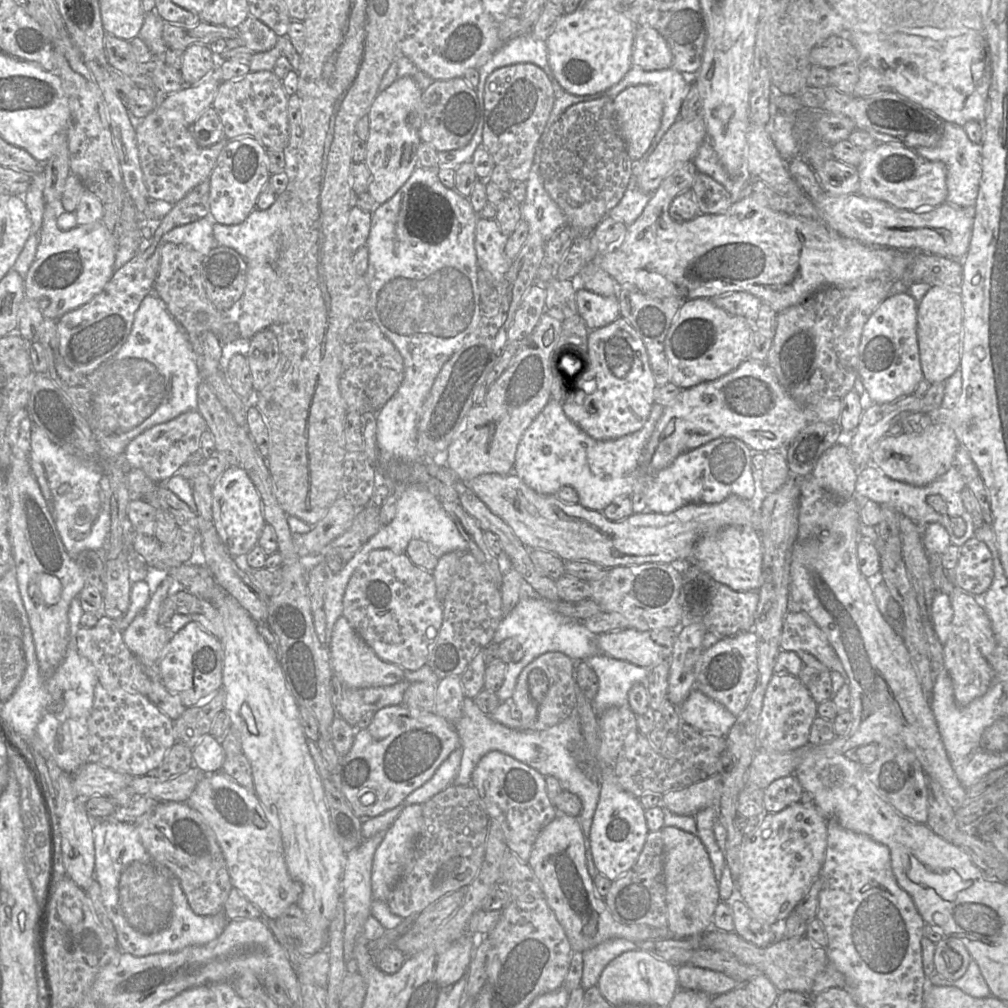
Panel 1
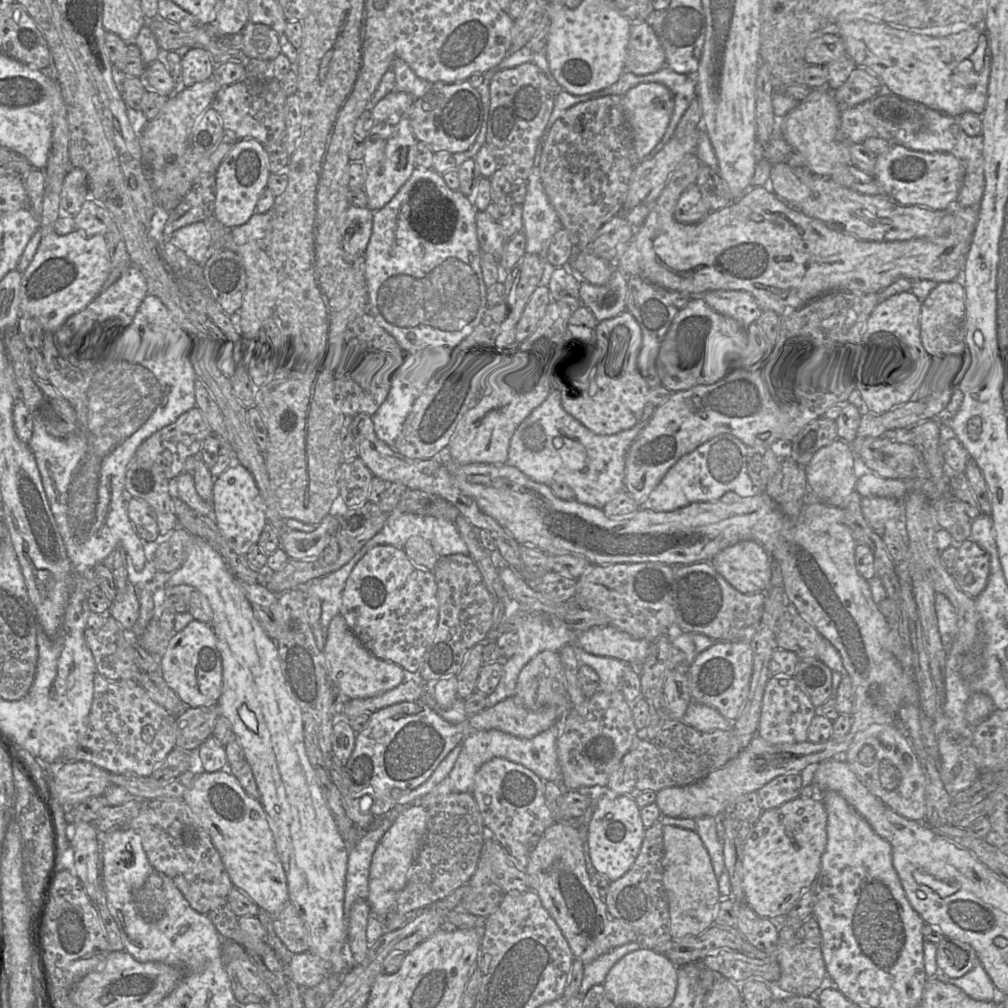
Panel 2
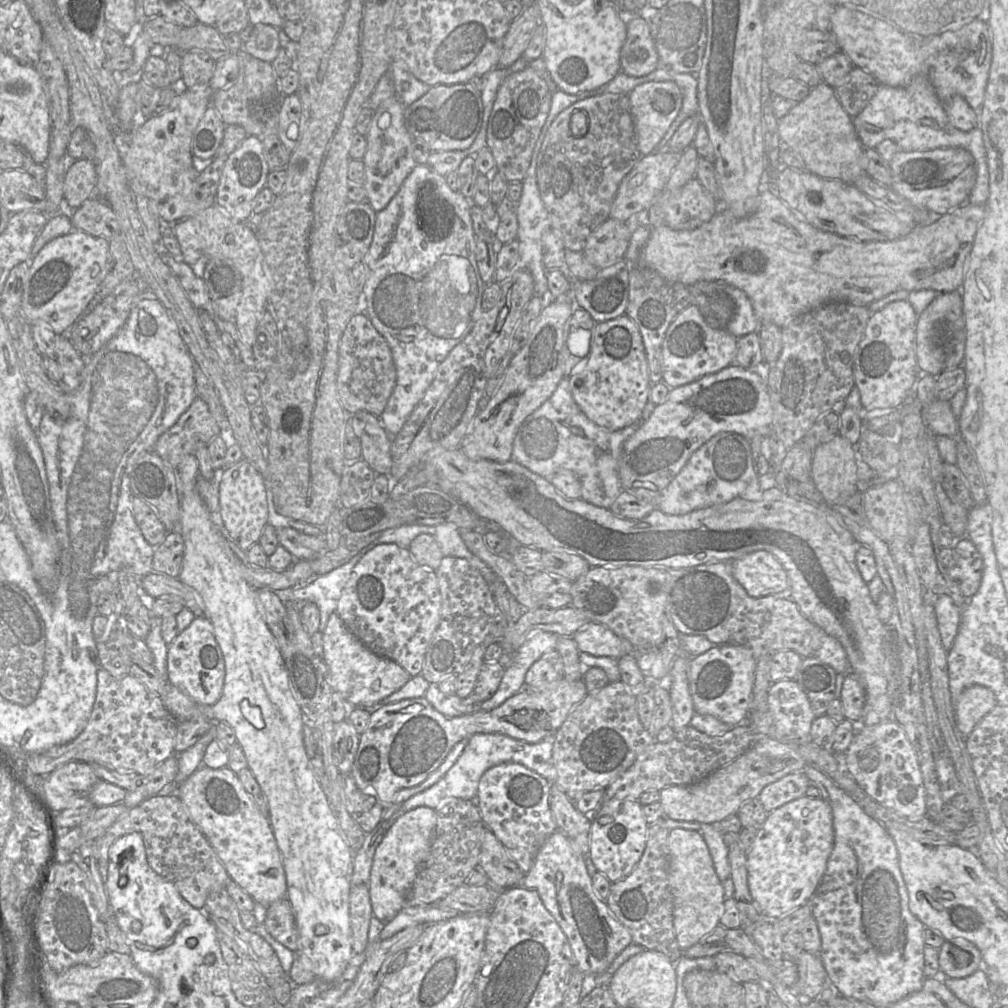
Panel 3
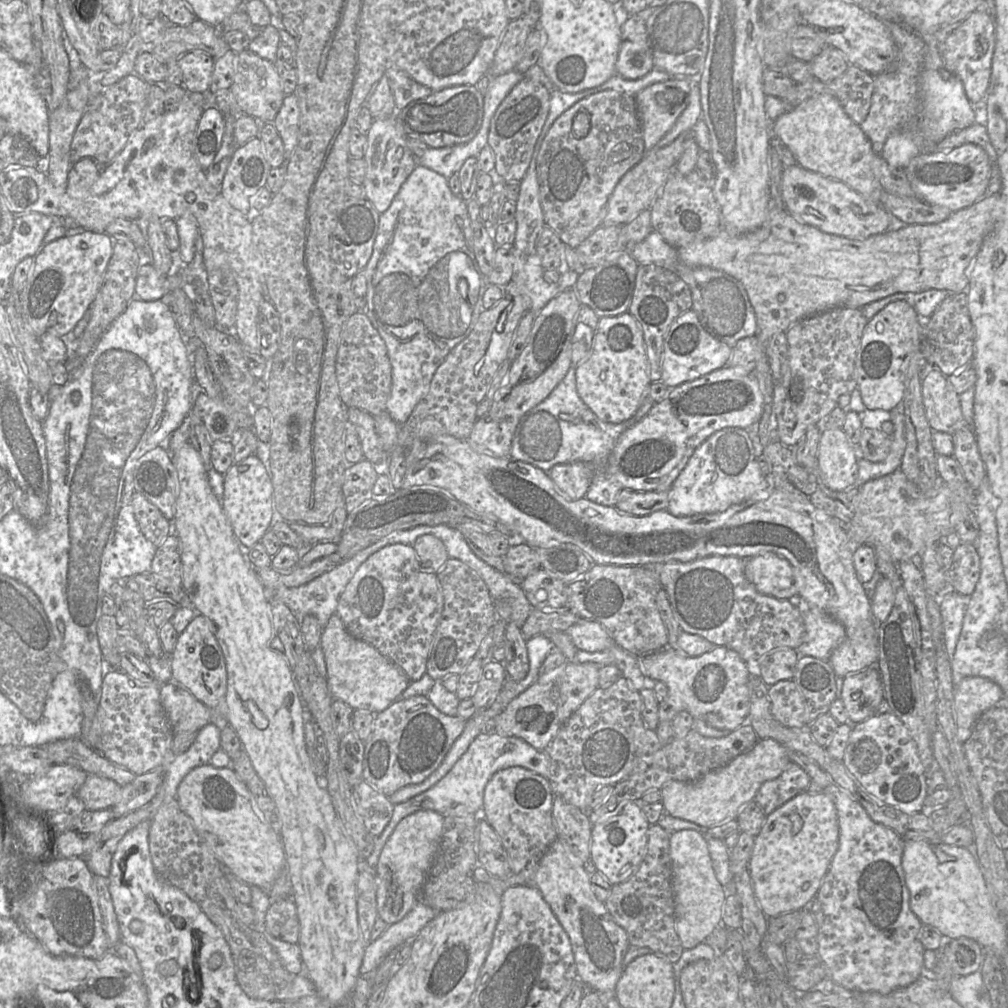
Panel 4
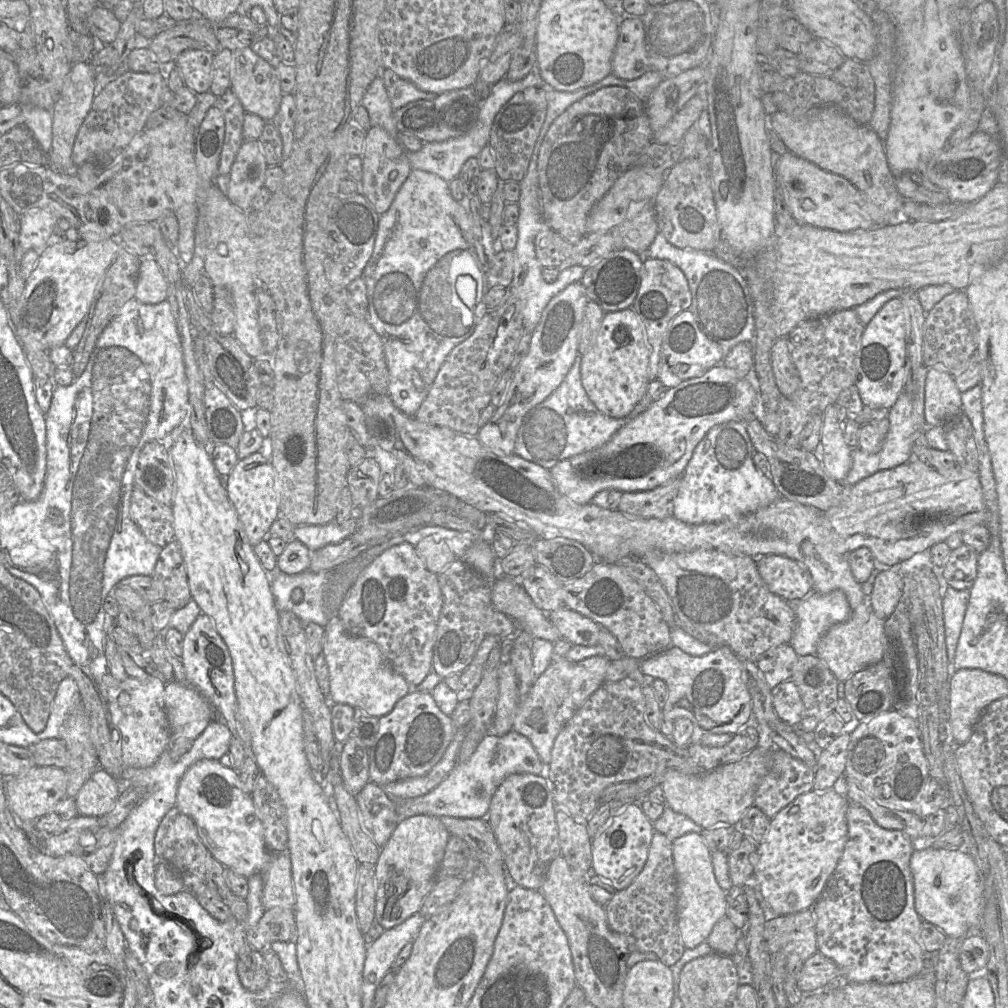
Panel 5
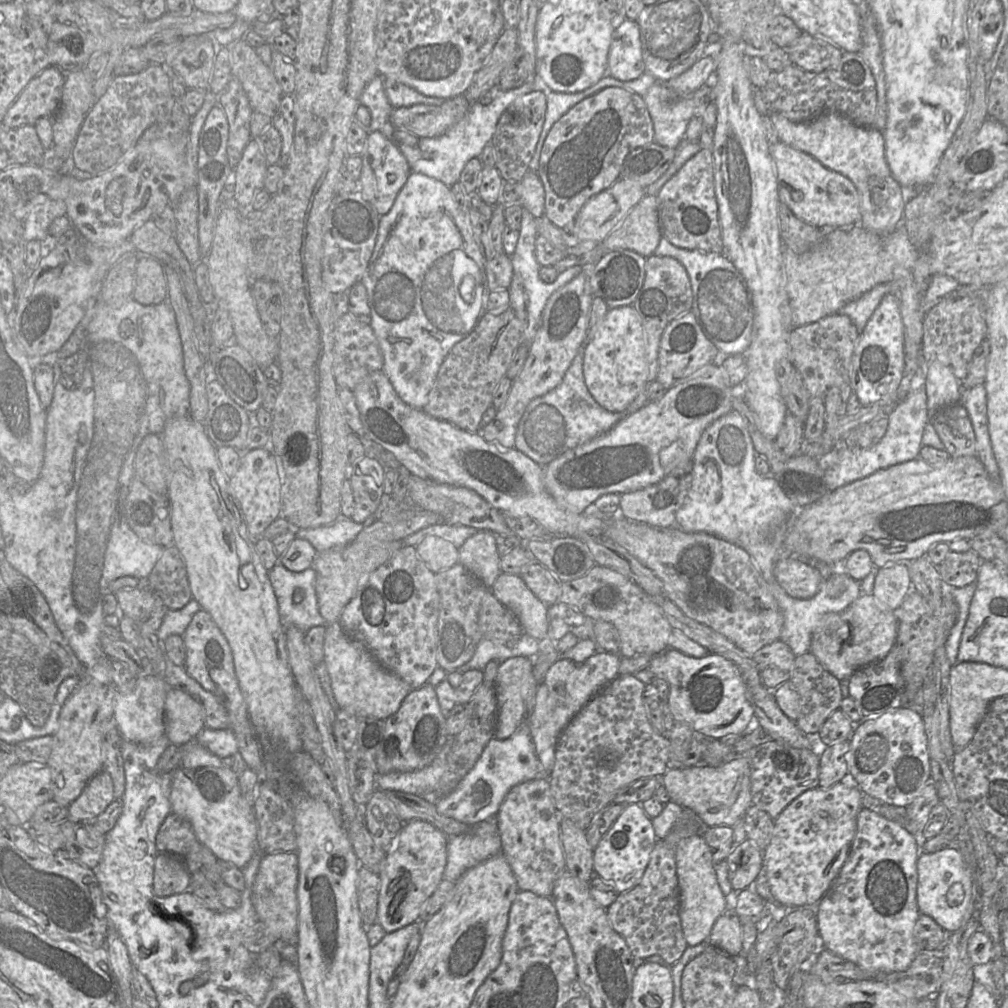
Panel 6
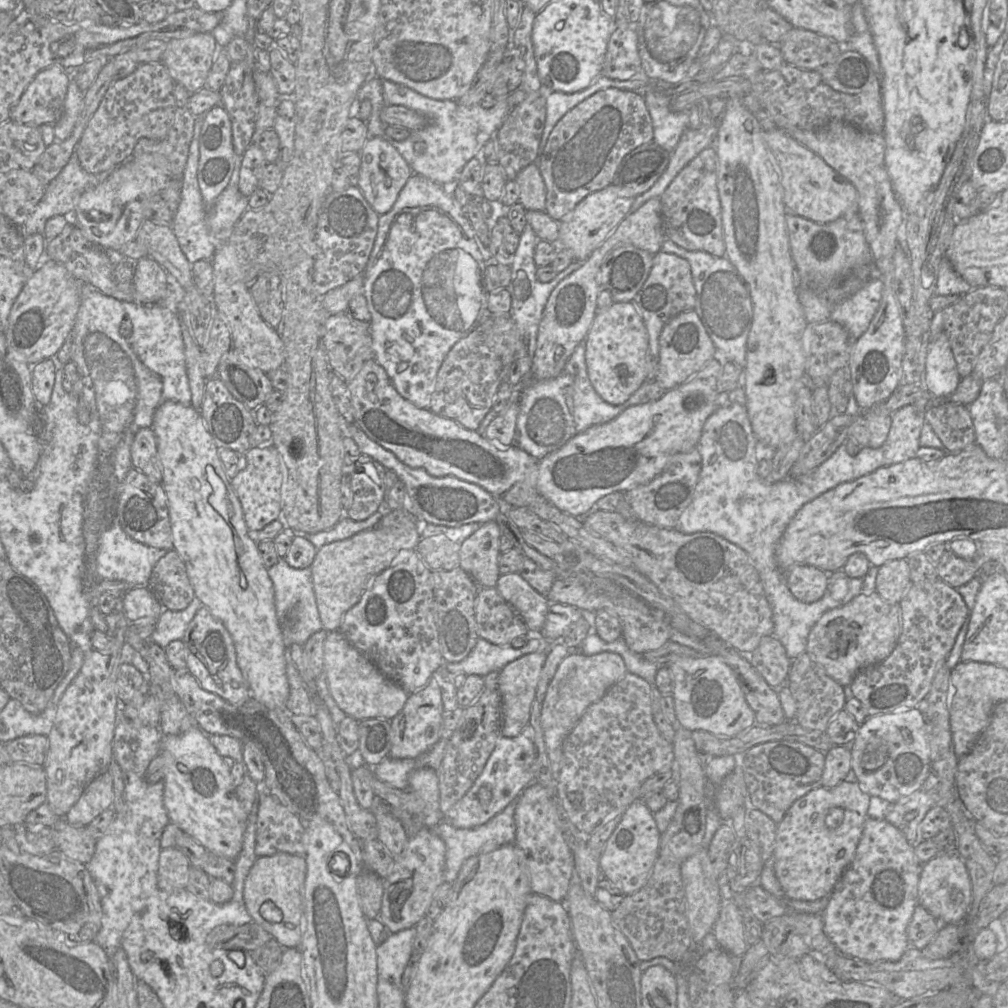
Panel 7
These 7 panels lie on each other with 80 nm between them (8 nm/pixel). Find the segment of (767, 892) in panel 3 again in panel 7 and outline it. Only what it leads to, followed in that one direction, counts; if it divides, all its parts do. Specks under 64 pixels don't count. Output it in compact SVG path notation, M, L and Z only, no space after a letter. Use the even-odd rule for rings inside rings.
M845 780L831 788L820 786L794 801L784 818L777 824L773 852L776 877L789 898L815 901L830 896L853 860L868 818L869 803L870 795L863 792L857 782Z

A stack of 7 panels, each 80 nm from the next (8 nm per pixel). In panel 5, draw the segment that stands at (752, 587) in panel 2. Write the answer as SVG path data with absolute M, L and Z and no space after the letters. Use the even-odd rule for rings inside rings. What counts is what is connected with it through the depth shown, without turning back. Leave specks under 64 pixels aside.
M764 555L756 560L768 589L785 601L800 601L813 592L811 576L801 563L782 555Z

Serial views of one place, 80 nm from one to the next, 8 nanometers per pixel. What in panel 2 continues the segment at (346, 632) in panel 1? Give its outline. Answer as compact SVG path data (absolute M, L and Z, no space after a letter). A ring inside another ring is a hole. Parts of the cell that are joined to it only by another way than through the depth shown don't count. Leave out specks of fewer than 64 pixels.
M341 615L330 621L325 639L324 654L332 684L337 686L347 699L366 699L381 695L405 682L402 667L375 657L348 627Z

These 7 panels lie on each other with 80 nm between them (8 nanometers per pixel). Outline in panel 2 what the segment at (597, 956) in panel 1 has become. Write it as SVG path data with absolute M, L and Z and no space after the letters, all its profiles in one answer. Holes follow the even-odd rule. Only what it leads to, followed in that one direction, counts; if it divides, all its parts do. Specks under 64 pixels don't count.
M631 942L610 950L591 963L584 965L584 973L580 986L580 995L585 995L594 985L603 984L611 968L625 955L637 951L641 944Z

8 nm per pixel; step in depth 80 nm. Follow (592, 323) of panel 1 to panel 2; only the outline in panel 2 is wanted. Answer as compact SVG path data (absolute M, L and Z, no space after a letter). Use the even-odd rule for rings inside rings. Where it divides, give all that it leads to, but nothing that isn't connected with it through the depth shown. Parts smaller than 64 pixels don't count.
M613 269L609 281L602 286L581 282L579 297L594 318L594 326L600 326L618 315L626 307L627 276Z

